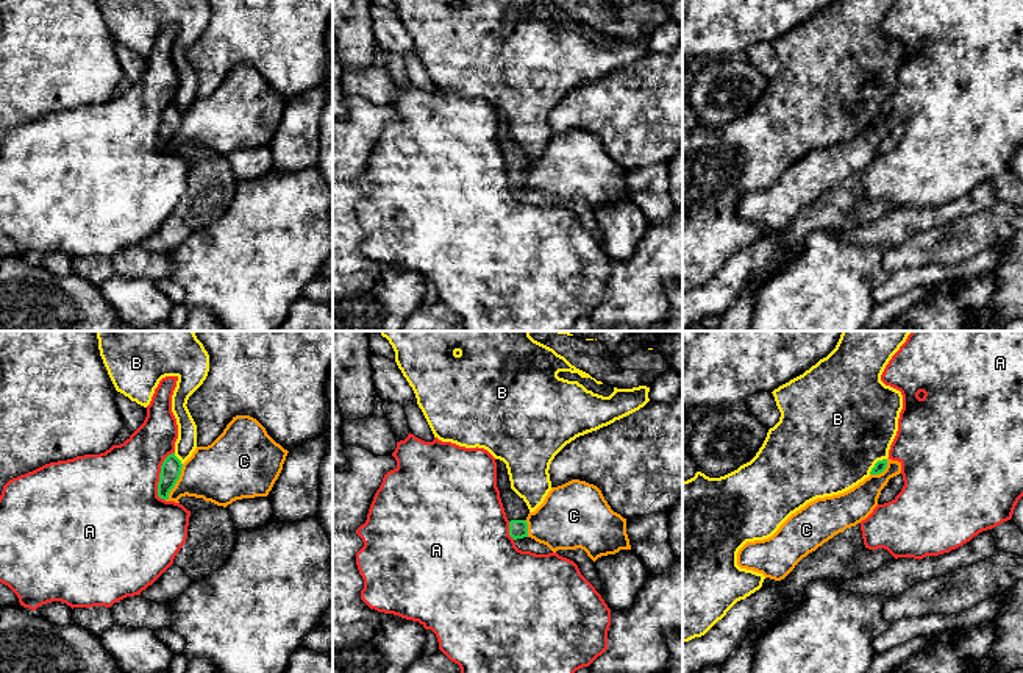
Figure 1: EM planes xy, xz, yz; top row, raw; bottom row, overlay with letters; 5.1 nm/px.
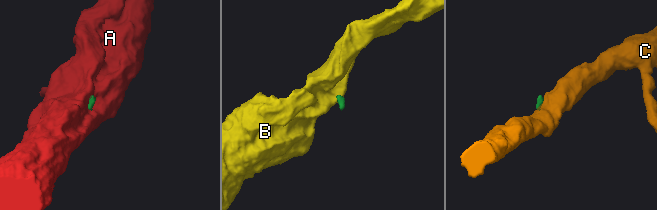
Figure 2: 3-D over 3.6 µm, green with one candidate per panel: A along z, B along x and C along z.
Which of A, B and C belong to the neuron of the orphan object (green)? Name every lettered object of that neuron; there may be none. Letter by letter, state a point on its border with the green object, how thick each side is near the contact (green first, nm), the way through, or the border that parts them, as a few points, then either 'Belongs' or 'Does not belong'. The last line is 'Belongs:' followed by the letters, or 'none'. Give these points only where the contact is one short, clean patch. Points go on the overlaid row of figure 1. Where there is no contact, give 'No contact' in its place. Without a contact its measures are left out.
A: Touches green at xy (160, 475). Thickness 110 nm (green) against 440 nm. Boundary: xy (174, 452), (161, 466), (158, 495), (163, 500). Does not belong
B: Touches green at yz (875, 464). Thickness 60 nm (green) against 500 nm. Boundary: yz (886, 458), (880, 459), (869, 473). Does not belong
C: Touches green at xy (175, 483). Thickness 110 nm (green) against 320 nm. Boundary: xy (183, 464), (180, 478), (166, 500). Does not belong
Belongs: none

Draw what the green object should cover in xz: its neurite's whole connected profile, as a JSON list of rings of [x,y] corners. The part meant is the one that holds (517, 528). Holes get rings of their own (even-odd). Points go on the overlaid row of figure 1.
[[[500,459],[497,462],[497,487],[500,498],[509,520],[509,536],[514,539],[515,547],[522,551],[531,551],[536,554],[553,553],[547,545],[536,542],[528,536],[526,517],[529,509],[523,498],[520,498],[512,489],[508,475],[506,464]]]

